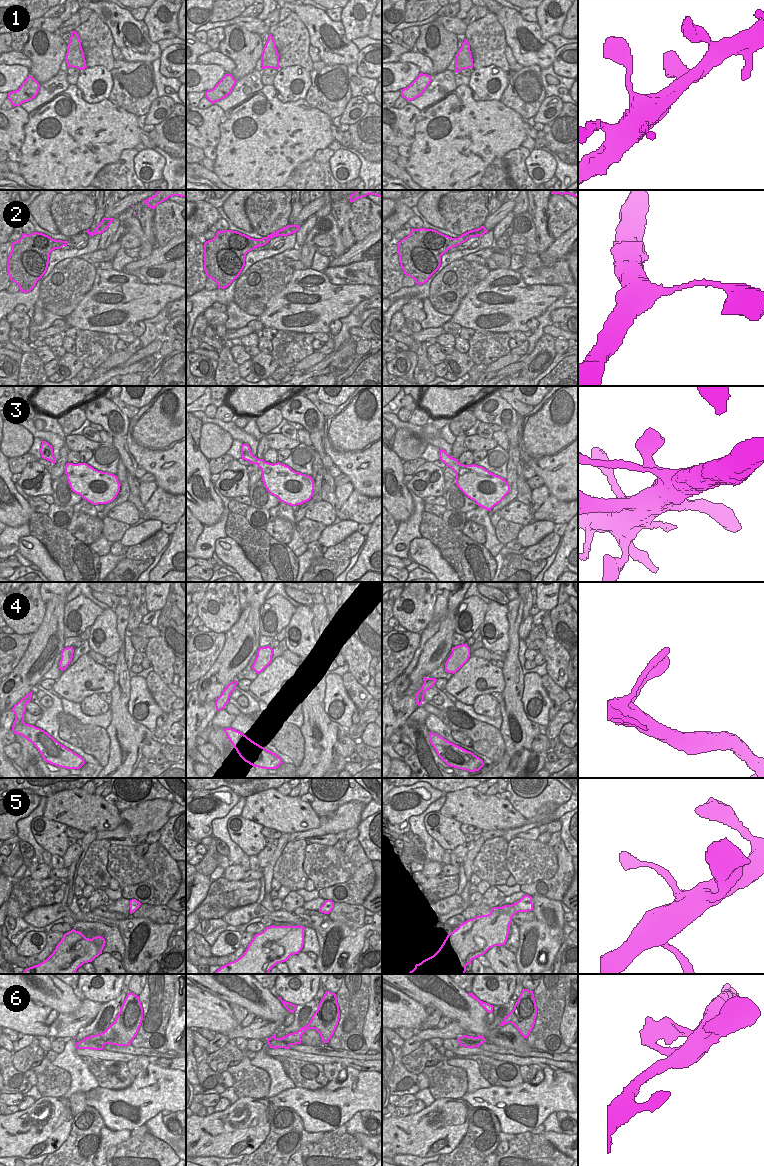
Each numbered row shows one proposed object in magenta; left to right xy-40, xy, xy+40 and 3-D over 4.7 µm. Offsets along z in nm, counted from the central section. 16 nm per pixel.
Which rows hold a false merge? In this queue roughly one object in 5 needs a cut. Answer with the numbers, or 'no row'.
6

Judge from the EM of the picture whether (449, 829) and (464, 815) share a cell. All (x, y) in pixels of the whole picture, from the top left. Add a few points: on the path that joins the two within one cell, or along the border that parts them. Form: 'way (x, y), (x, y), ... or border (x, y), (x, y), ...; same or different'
border (438, 814), (460, 825); different

